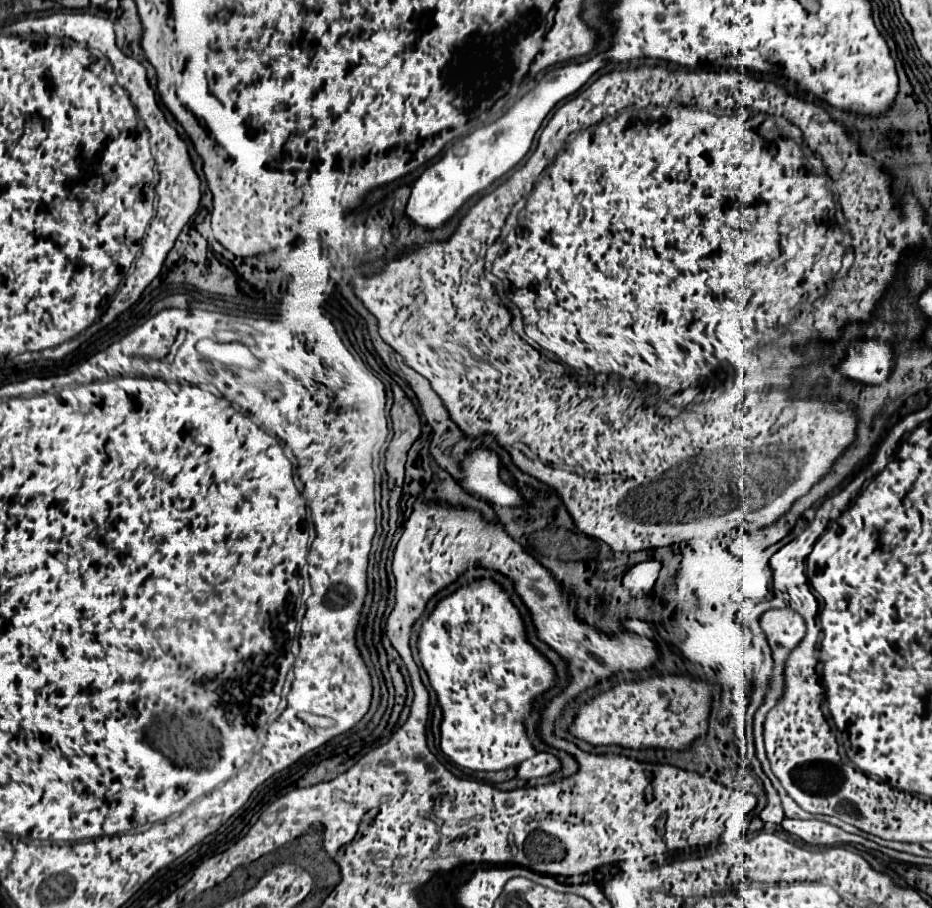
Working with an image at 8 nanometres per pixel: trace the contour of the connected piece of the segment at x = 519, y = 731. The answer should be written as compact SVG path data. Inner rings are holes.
M477 578L463 586L459 586L453 594L441 598L433 612L422 620L421 631L417 646L423 650L435 650L435 658L455 658L455 650L467 650L467 660L475 662L475 656L471 652L471 646L477 646L477 650L483 652L483 670L485 678L491 678L491 700L487 694L483 696L471 696L467 706L459 710L449 710L449 704L445 704L443 714L445 720L441 722L441 750L459 766L471 768L471 770L483 770L483 772L495 772L495 770L507 770L519 766L523 760L537 754L537 748L531 744L529 732L527 732L527 716L533 708L533 702L551 690L557 684L557 668L555 664L543 656L535 646L531 646L525 638L525 628L519 610L509 600L507 592L501 588L499 582L491 578Z

